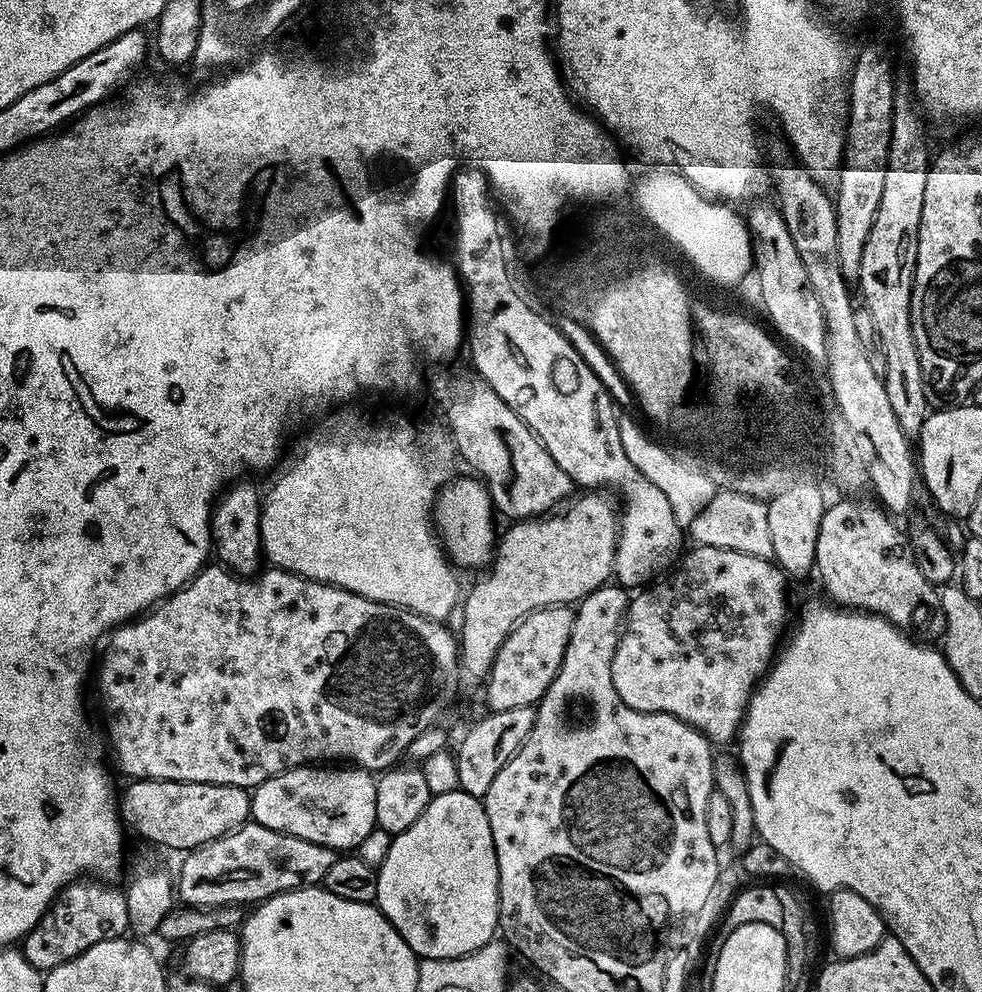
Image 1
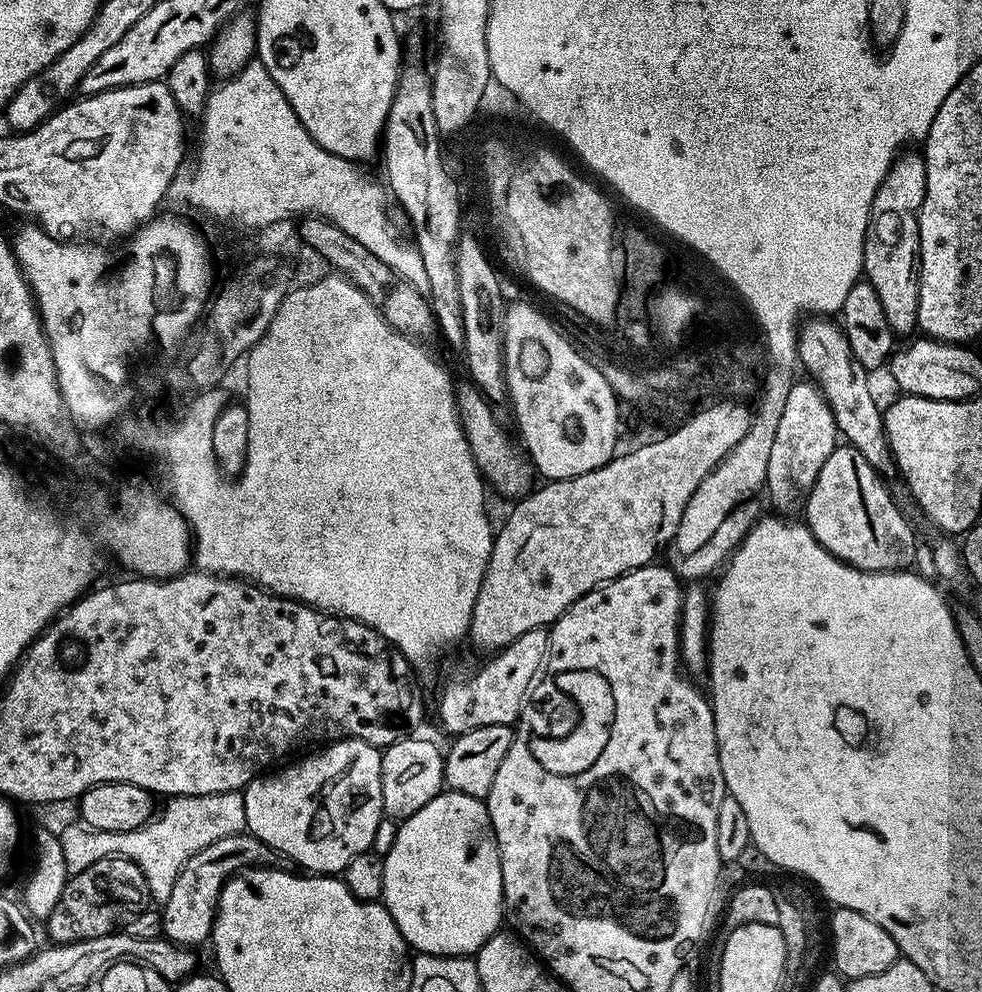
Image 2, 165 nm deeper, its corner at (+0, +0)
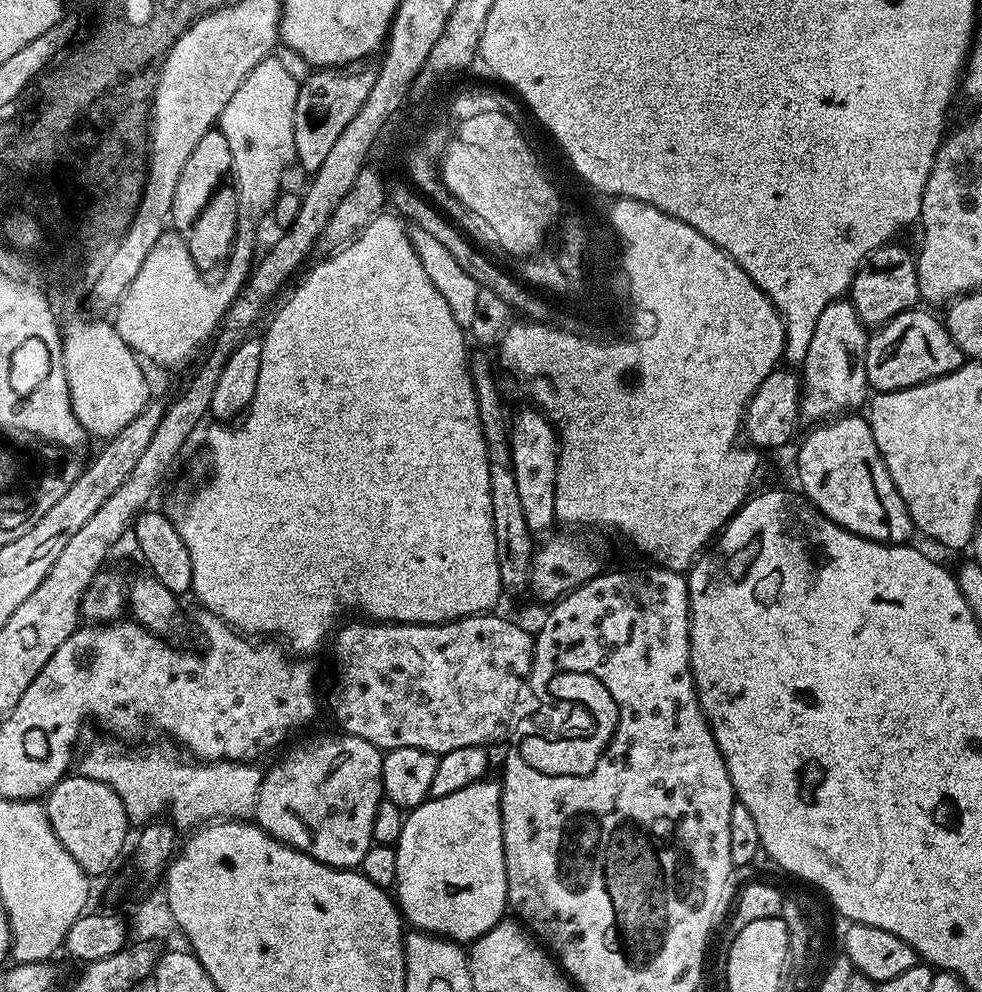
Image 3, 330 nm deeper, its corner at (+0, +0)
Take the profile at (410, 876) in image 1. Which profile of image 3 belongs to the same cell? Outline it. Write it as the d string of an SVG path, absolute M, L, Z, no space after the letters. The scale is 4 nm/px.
M485 778L462 790L454 790L454 794L425 800L405 815L400 841L394 847L398 854L394 899L403 919L409 925L412 923L413 929L457 942L471 942L486 934L486 930L494 927L499 920L505 919L508 883L502 842L500 784L497 781Z

